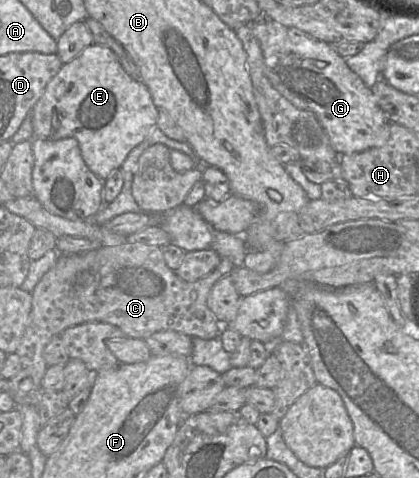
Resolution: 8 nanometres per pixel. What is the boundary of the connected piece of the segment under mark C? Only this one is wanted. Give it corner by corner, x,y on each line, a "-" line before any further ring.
126,242
125,244
122,244
120,246
101,247
97,252
90,254
61,255
54,267
42,277
42,279
36,285
35,289
32,291
32,310
28,320
28,326
26,327
25,334
23,336
21,344
16,351
16,354
20,356
23,363
23,368
28,366
30,368
34,368
34,370
37,371
37,376
39,377
39,379
41,379
44,377
45,372
48,368
43,358
43,350
50,342
50,340
54,336
60,335
67,328
88,322
104,322
112,324
120,328
127,337
142,340
145,340
153,333
168,330
182,333
184,335
190,336
191,338
199,337
202,339
213,339
220,337
223,325
216,319
214,313
208,307
208,295
214,284
223,276
230,274
234,268
235,267
233,263
229,259
222,258
220,264
211,273
197,281
187,282
179,278
176,272
167,266
163,256
162,247
150,246
142,243

